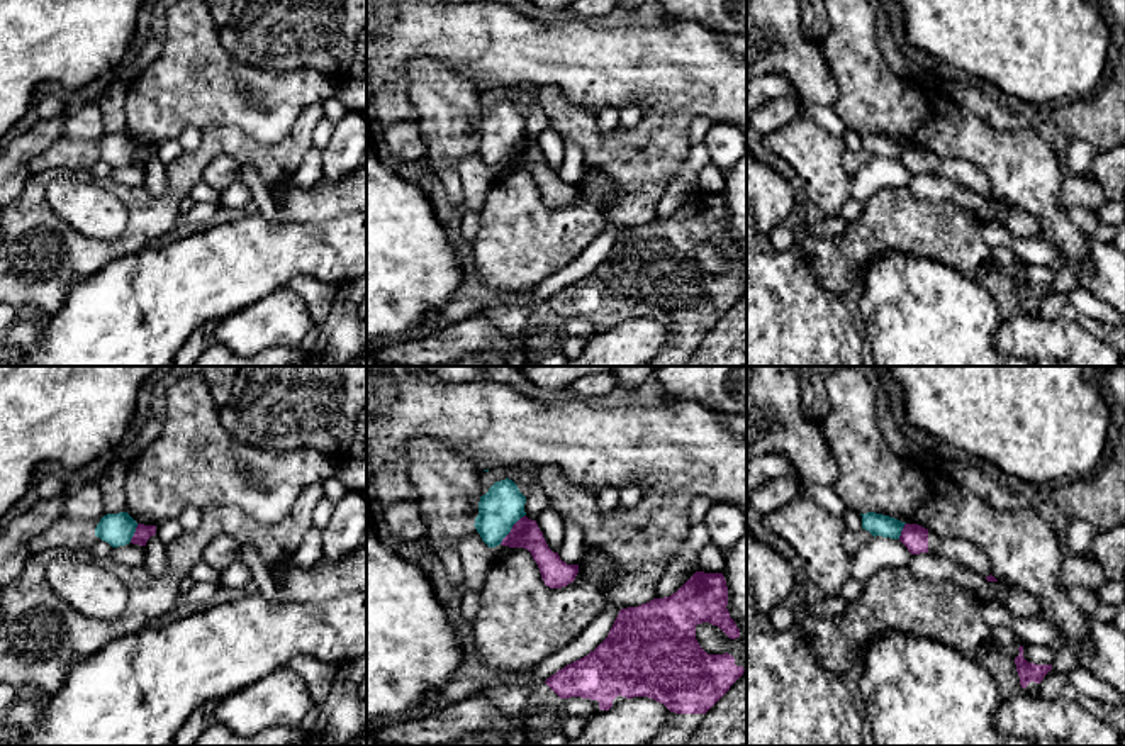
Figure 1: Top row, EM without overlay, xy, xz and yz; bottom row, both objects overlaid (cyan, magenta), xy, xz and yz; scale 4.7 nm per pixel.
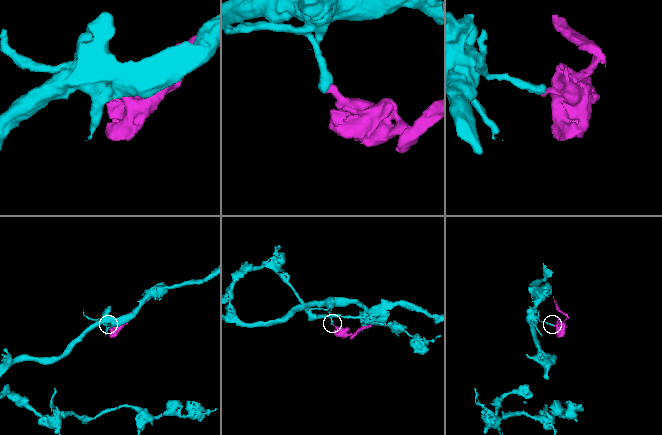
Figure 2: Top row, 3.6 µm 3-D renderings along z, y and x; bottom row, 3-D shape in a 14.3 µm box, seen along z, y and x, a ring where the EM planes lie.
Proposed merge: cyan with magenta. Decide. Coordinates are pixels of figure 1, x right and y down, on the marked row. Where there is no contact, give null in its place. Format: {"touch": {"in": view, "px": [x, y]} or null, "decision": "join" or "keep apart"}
{"touch": {"in": "xz", "px": [511, 528]}, "decision": "keep apart"}

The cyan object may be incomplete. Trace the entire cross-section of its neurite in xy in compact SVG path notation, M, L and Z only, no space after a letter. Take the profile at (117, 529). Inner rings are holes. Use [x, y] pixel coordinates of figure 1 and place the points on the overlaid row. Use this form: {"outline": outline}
{"outline": "M107 514L95 527L95 536L112 548L126 546L136 532L137 522L127 514Z"}

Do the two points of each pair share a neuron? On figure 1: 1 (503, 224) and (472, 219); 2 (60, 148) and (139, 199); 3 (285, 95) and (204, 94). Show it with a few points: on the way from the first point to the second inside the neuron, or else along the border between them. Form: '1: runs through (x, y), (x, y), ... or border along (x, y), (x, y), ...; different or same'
1: border along (481, 212), (481, 222), (472, 243); different
2: border along (70, 172), (50, 168), (31, 175); different
3: runs through (265, 95), (240, 75), (233, 73), (224, 82); same

